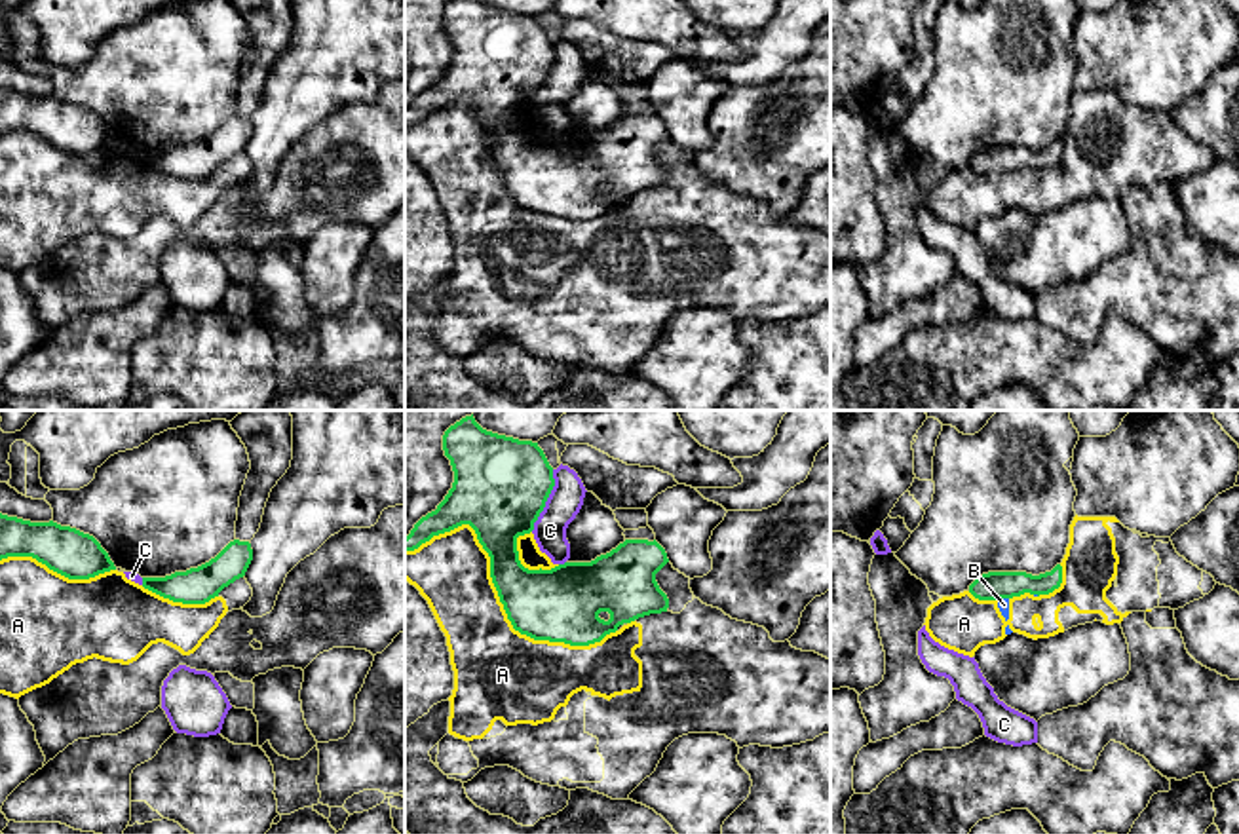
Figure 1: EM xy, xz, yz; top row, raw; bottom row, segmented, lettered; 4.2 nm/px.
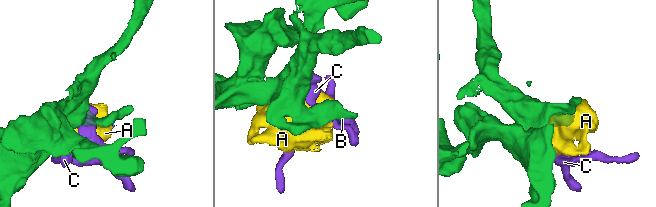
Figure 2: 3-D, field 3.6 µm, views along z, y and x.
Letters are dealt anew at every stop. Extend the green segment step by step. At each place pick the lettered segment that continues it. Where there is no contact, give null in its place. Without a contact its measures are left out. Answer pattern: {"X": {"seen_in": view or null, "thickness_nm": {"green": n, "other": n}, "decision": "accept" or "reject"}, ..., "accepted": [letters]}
{"A": {"seen_in": "xz", "thickness_nm": {"green": 300, "other": 320}, "decision": "reject"}, "B": {"seen_in": "yz", "thickness_nm": {"green": 130, "other": 50}, "decision": "reject"}, "C": {"seen_in": "xz", "thickness_nm": {"green": 400, "other": 140}, "decision": "reject"}, "accepted": []}

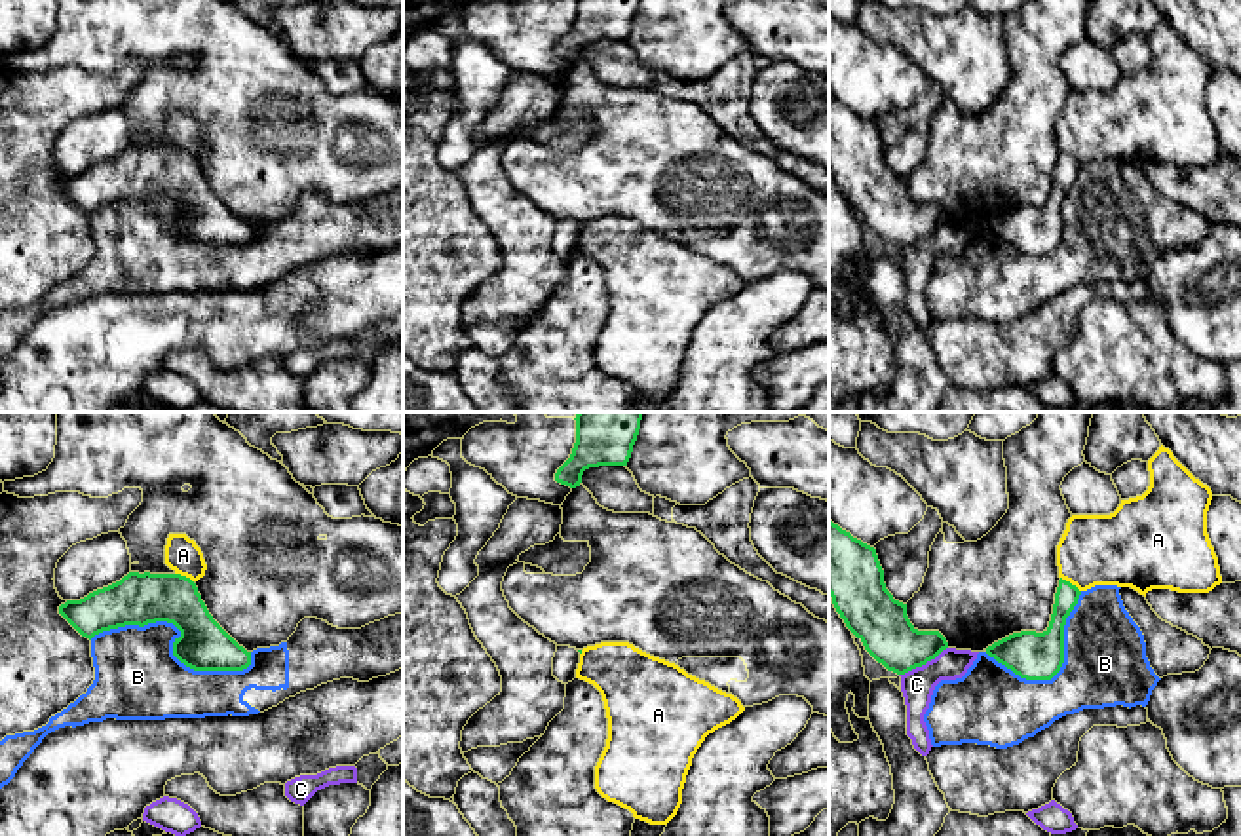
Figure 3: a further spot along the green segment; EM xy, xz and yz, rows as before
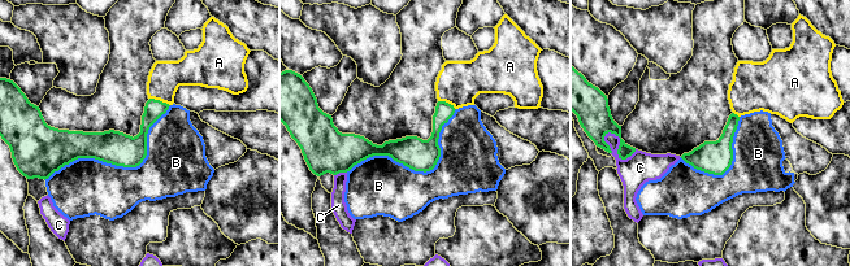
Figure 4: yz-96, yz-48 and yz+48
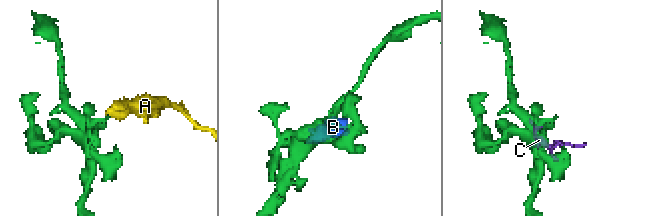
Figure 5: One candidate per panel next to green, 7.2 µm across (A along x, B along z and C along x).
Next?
{"A": {"seen_in": "yz", "thickness_nm": {"green": 100, "other": 300}, "decision": "reject"}, "B": {"seen_in": "xy", "thickness_nm": {"green": 220, "other": 360}, "decision": "reject"}, "C": {"seen_in": "yz", "thickness_nm": {"green": 220, "other": 140}, "decision": "reject"}, "accepted": []}

